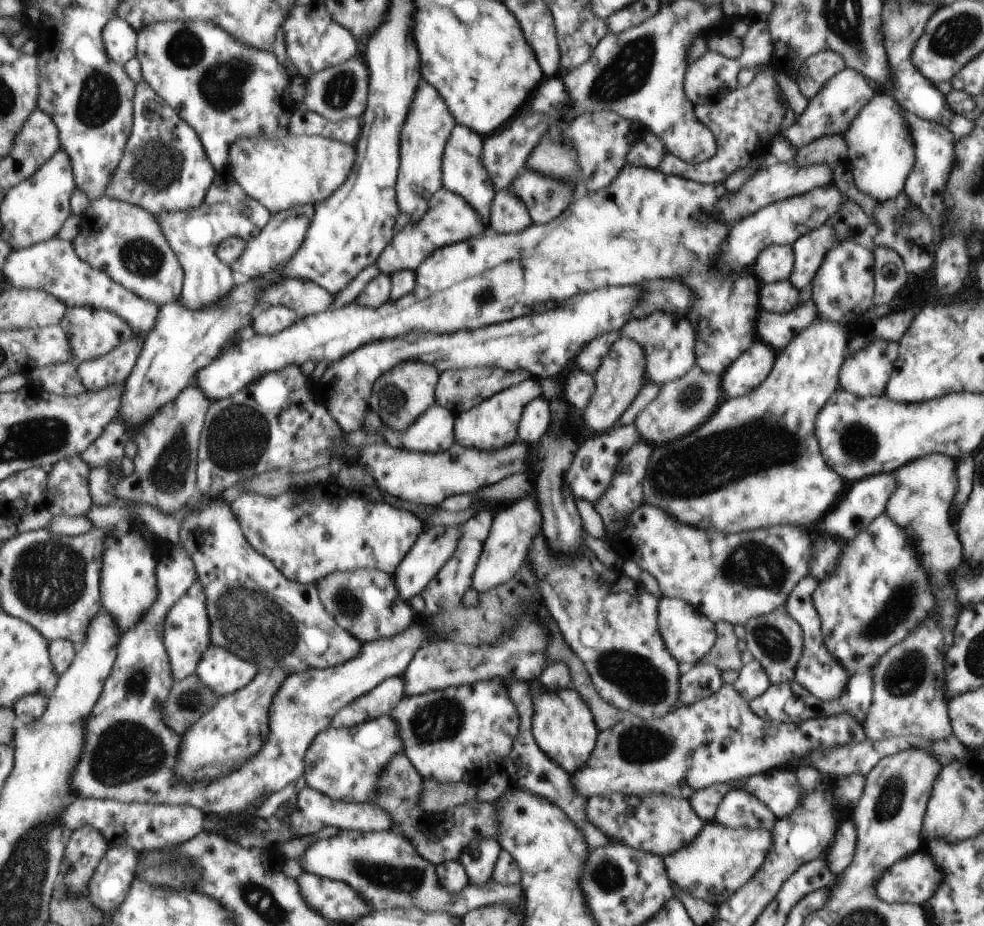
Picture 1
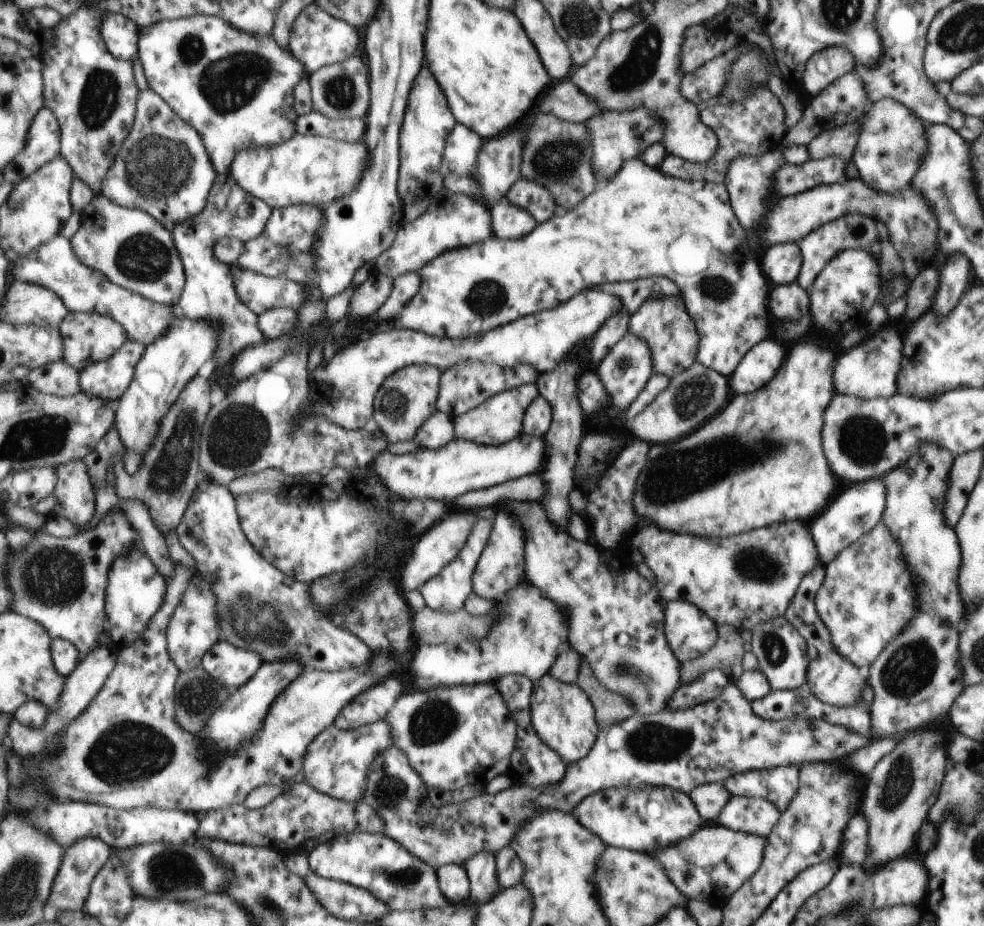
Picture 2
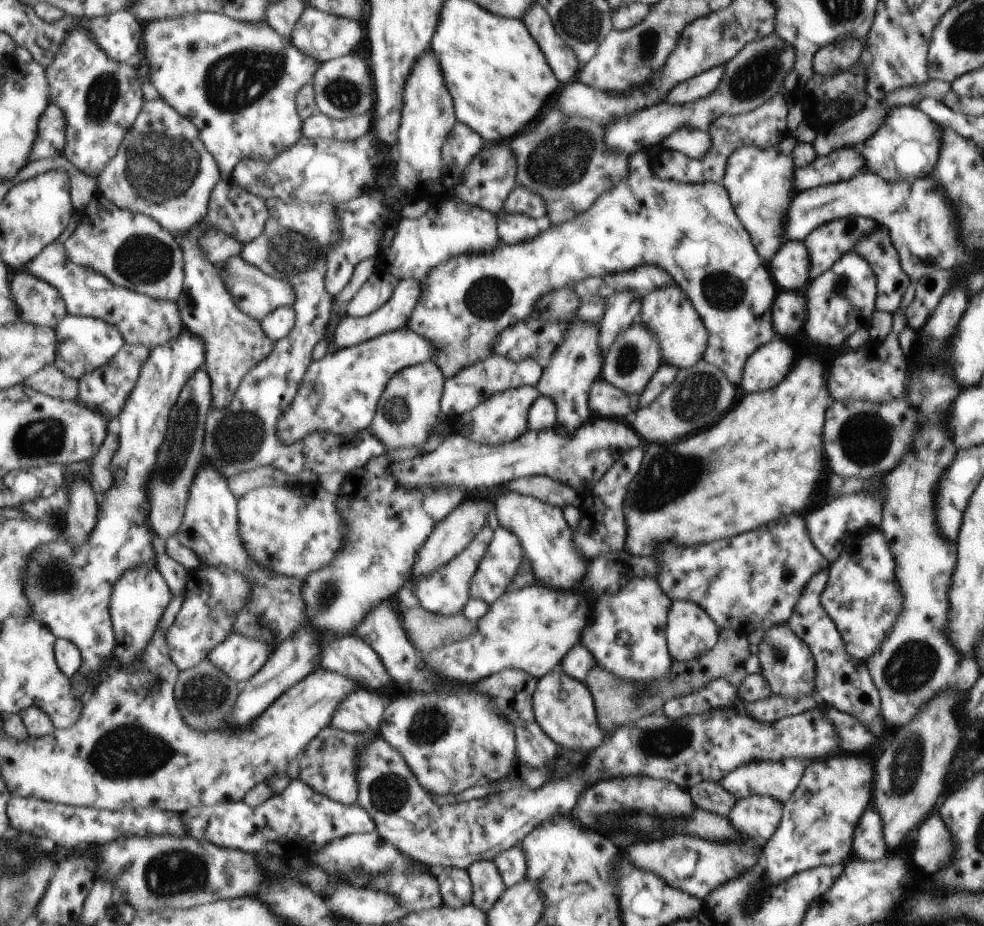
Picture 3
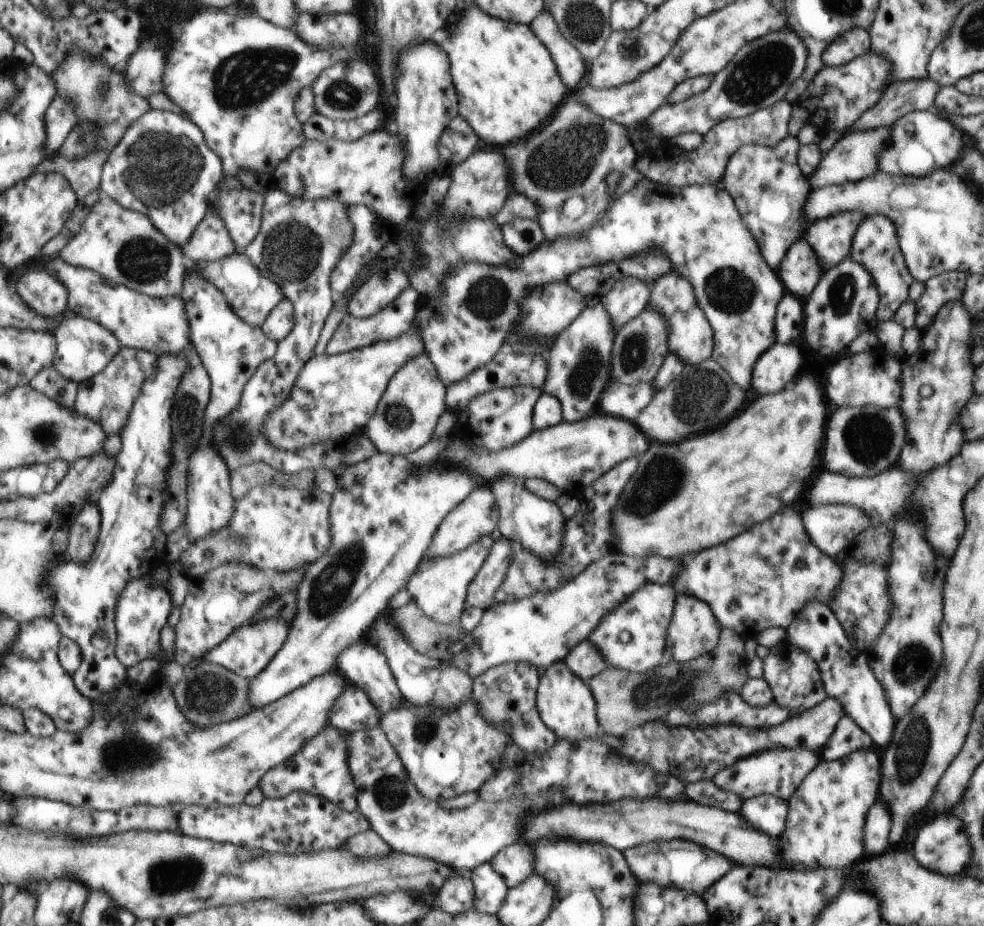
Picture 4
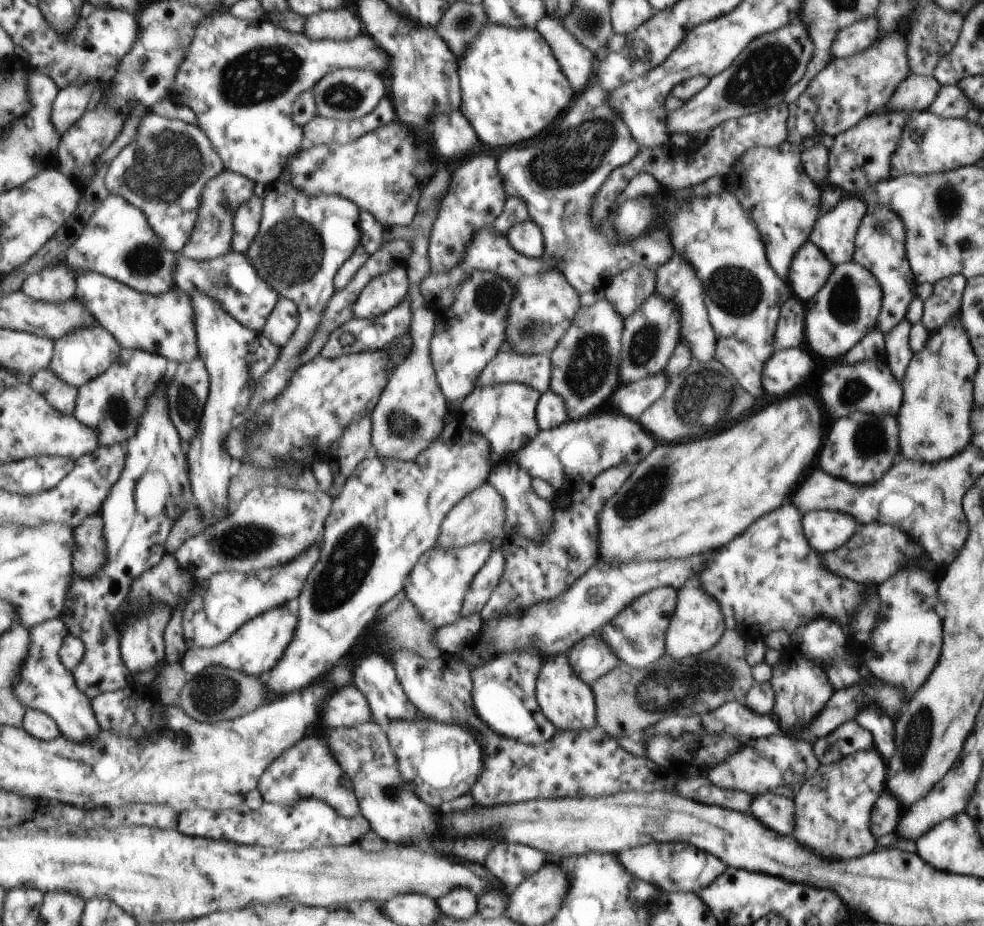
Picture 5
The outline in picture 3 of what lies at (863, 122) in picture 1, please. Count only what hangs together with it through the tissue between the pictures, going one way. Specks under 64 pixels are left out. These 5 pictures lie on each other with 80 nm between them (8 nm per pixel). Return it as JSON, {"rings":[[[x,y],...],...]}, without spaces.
{"rings":[[[894,107],[880,127],[861,146],[865,169],[886,181],[911,181],[929,175],[942,149],[942,130],[924,112],[913,107]]]}

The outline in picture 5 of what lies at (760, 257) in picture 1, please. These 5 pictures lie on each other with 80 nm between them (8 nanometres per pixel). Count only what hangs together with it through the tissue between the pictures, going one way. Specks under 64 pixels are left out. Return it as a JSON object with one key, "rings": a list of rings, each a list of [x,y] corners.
{"rings":[[[805,241],[793,255],[788,270],[792,292],[807,302],[828,281],[832,262],[811,241]]]}

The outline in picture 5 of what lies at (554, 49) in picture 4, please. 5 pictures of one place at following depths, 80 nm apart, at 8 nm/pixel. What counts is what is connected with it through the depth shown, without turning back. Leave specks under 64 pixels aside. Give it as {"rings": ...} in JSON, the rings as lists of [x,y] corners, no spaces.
{"rings":[[[540,18],[535,28],[554,53],[567,82],[575,92],[581,92],[591,76],[591,53],[557,19]]]}

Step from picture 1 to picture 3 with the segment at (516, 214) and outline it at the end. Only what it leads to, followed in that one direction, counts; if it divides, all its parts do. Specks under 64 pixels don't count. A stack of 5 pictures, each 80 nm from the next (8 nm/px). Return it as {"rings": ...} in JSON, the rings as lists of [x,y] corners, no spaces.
{"rings":[[[497,214],[497,234],[503,244],[517,244],[533,240],[539,234],[535,222],[525,215]]]}

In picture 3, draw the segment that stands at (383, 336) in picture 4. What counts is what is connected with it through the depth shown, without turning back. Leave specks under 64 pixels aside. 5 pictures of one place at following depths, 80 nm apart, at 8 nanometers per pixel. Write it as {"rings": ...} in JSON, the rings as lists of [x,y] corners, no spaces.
{"rings":[[[400,279],[394,286],[391,296],[383,303],[379,310],[373,311],[366,317],[354,317],[346,314],[339,320],[339,324],[335,328],[332,338],[332,350],[338,351],[339,349],[343,350],[359,346],[382,334],[406,327],[407,319],[416,301],[419,300],[420,288],[421,286],[419,286],[418,282],[413,279]]]}

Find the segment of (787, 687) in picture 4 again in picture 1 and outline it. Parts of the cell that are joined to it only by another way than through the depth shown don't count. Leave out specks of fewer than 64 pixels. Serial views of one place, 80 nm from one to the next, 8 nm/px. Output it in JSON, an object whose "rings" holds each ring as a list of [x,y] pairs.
{"rings":[[[775,609],[773,613],[762,617],[750,618],[743,627],[746,649],[766,672],[770,684],[779,686],[781,683],[794,681],[794,669],[802,651],[802,630],[785,609]]]}

